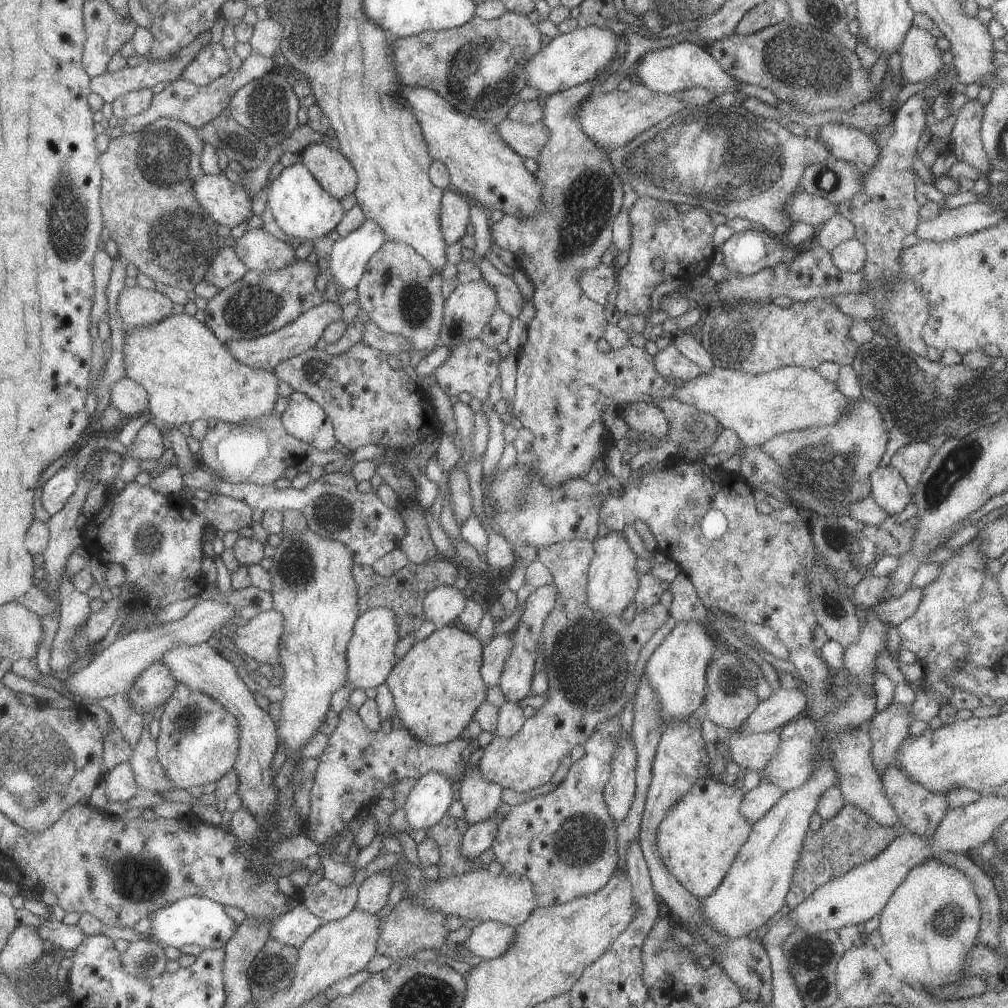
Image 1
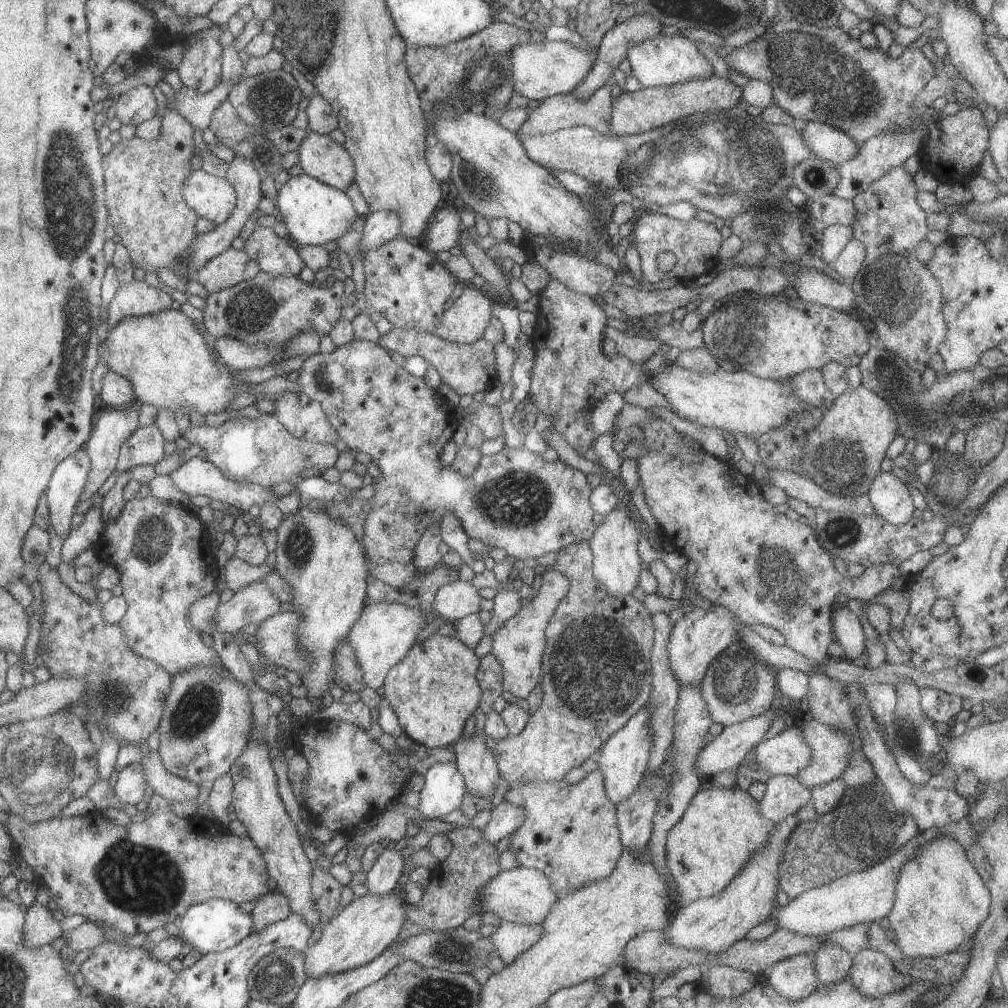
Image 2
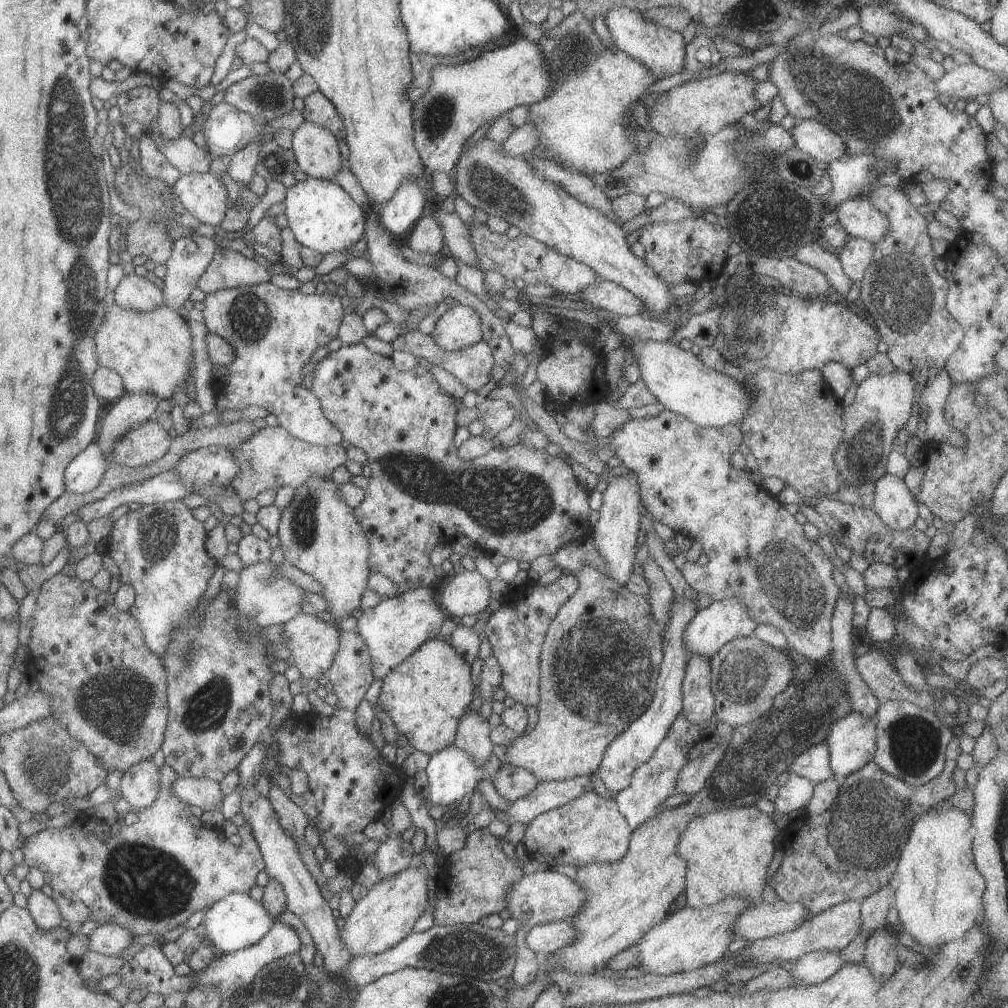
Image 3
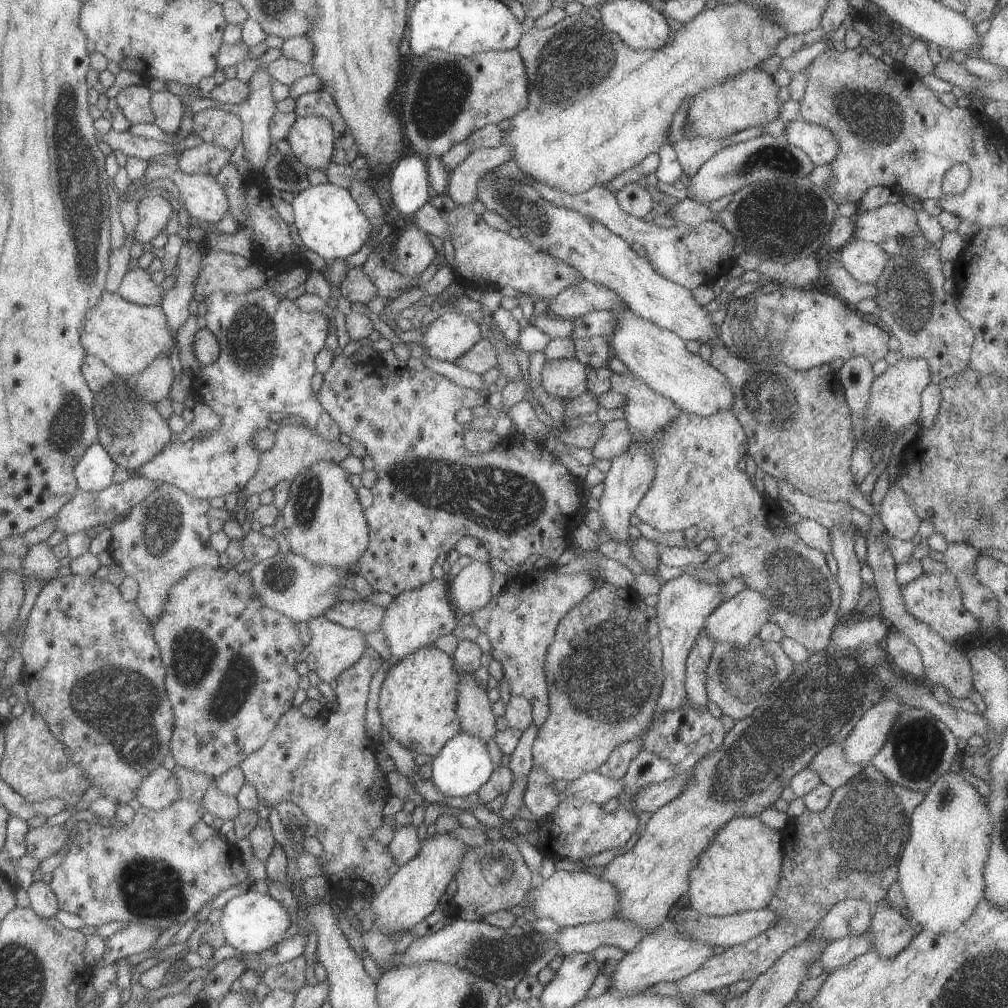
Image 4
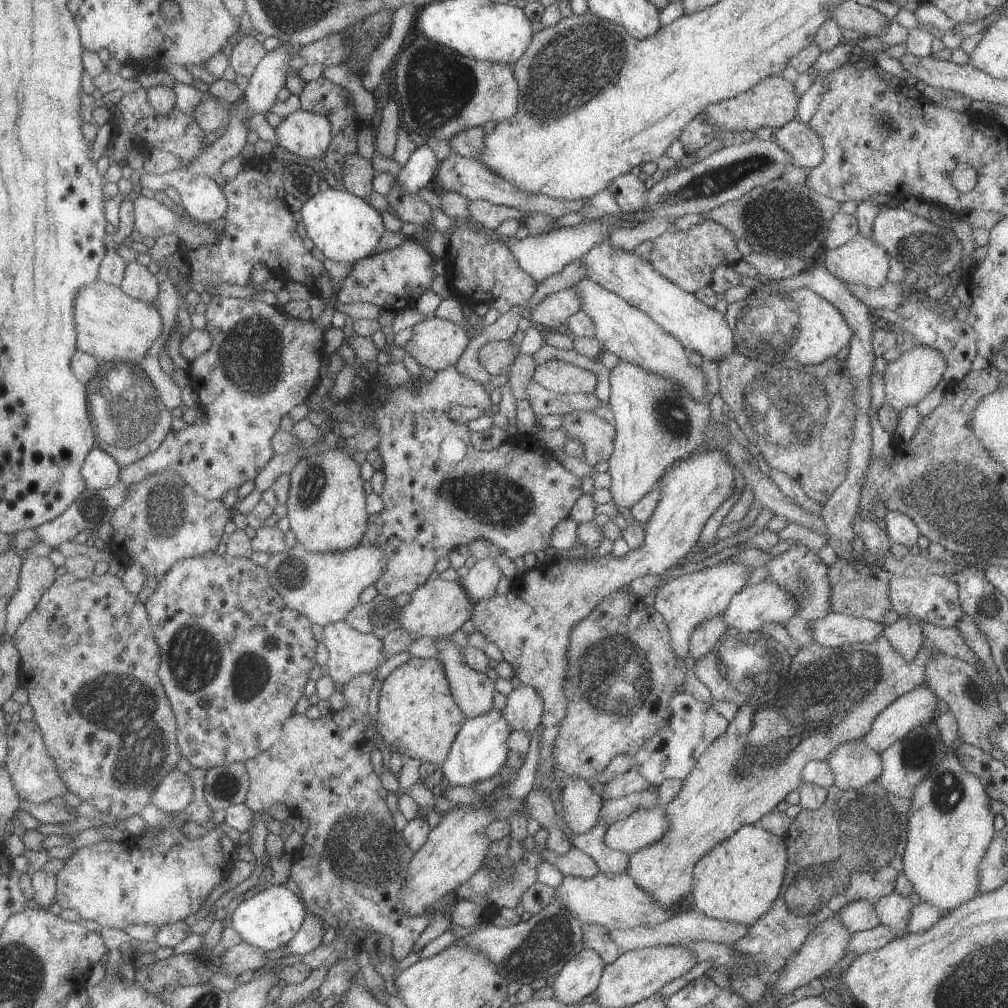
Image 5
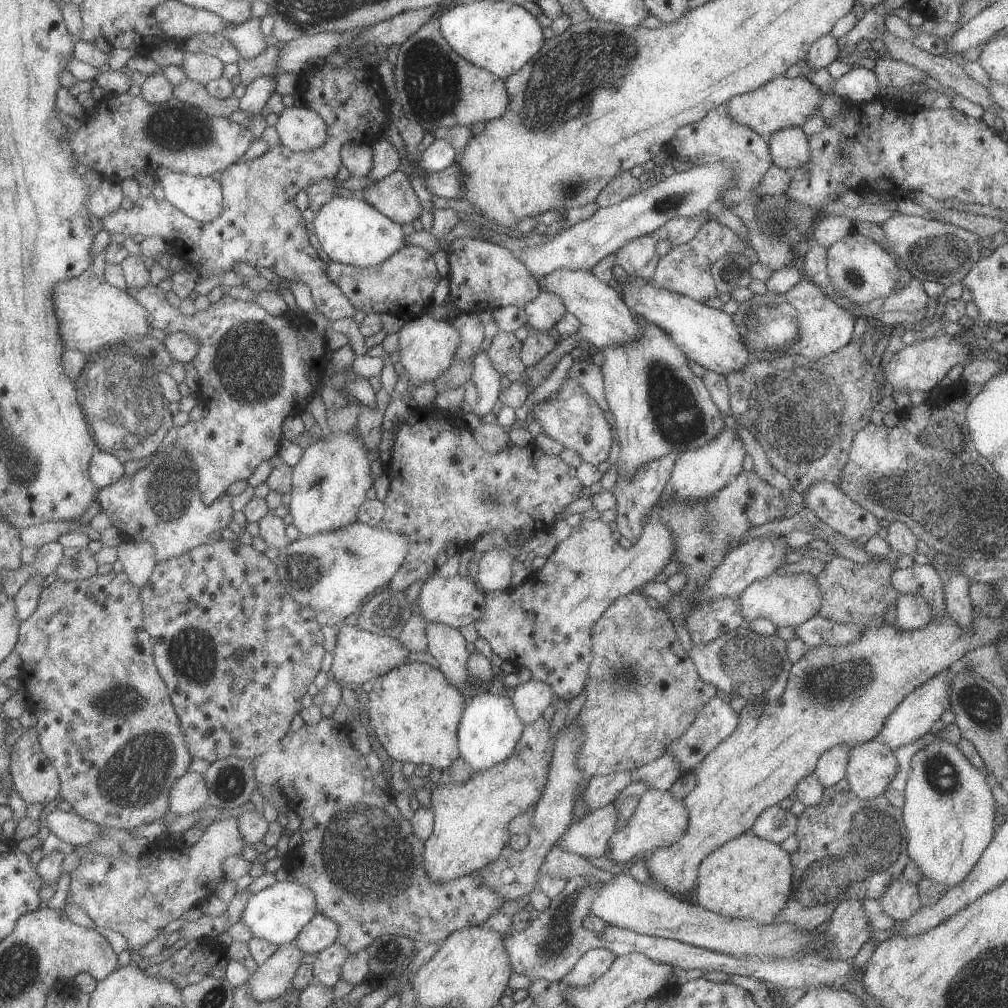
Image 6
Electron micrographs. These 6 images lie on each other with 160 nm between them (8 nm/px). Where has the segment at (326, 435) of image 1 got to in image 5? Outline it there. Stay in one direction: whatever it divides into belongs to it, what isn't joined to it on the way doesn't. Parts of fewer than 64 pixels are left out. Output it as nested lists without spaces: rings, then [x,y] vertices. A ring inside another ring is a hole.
[[[213,295],[210,303],[207,304],[205,312],[207,318],[206,330],[212,335],[212,346],[198,358],[196,361],[190,364],[188,369],[189,385],[193,391],[199,396],[200,409],[203,411],[205,421],[195,426],[188,426],[185,429],[179,431],[171,430],[167,434],[165,442],[150,454],[147,454],[144,458],[137,460],[135,463],[128,466],[121,467],[119,472],[119,480],[125,485],[140,482],[144,480],[148,475],[158,472],[160,469],[172,469],[176,471],[184,480],[202,497],[206,500],[223,500],[225,494],[232,489],[238,489],[244,482],[248,480],[254,480],[258,473],[268,464],[269,447],[271,444],[271,438],[276,434],[276,431],[280,430],[280,420],[284,418],[295,406],[298,404],[306,403],[308,397],[312,397],[315,391],[316,385],[320,380],[320,366],[323,365],[325,354],[325,332],[314,324],[314,321],[305,321],[297,319],[286,314],[281,307],[266,304],[262,301],[255,301],[254,299],[241,299],[238,297],[223,297],[220,295]]]

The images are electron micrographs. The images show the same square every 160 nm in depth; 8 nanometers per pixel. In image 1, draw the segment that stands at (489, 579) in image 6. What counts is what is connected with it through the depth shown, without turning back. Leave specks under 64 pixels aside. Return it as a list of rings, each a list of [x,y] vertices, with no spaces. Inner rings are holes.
[[[438,585],[425,596],[425,617],[438,629],[453,624],[465,609],[468,596],[469,591],[462,592],[456,586]]]

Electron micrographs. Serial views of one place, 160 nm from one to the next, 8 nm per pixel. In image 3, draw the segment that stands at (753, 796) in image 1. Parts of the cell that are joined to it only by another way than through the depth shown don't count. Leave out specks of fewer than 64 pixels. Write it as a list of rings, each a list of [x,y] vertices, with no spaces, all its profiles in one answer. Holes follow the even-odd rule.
[[[790,772],[787,782],[779,788],[779,794],[773,801],[776,813],[788,814],[792,810],[802,808],[812,798],[815,783],[809,778],[801,777],[795,772]]]

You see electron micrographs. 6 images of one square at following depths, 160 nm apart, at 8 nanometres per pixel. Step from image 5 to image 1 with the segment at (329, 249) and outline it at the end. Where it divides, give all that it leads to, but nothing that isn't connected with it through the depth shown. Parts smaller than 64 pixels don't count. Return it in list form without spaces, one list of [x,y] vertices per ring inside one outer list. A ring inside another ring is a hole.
[[[301,162],[284,167],[270,188],[267,208],[273,211],[278,226],[290,238],[318,240],[332,232],[343,219],[345,208],[341,200],[332,196]]]

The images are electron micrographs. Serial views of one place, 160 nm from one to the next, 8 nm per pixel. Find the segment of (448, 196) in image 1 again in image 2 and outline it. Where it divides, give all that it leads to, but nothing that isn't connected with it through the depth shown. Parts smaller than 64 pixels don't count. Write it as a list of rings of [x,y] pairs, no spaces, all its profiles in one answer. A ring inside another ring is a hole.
[[[456,208],[437,210],[429,222],[428,230],[421,244],[433,254],[454,248],[464,230],[460,221],[460,211]]]

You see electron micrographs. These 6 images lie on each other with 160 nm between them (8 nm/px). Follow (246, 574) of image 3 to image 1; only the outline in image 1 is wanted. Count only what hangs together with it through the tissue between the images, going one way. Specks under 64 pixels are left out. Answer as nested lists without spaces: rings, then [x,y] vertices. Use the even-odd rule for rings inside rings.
[[[208,598],[200,599],[184,618],[168,621],[166,624],[149,629],[138,629],[117,638],[115,642],[88,663],[88,666],[68,676],[64,681],[63,694],[77,694],[100,700],[105,696],[125,693],[150,663],[160,661],[161,656],[172,649],[182,649],[186,645],[206,643],[211,636],[219,636],[221,628],[231,626],[232,620],[238,615],[238,609],[230,603],[223,603]]]

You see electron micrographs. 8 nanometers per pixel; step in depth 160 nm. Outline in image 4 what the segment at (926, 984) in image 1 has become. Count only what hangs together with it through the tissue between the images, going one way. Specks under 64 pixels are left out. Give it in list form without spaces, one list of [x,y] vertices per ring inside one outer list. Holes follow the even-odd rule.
[[[960,769],[955,770],[940,776],[928,790],[926,798],[912,814],[910,838],[898,866],[898,884],[906,898],[906,907],[912,913],[913,923],[921,925],[920,930],[932,934],[950,934],[960,928],[985,899],[984,864],[992,844],[993,820],[985,798],[967,779],[967,774]]]

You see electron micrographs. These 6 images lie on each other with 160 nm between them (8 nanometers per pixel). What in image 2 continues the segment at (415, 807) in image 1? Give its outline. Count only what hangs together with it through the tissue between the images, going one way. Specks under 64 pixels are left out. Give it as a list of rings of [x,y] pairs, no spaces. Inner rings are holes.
[[[455,762],[434,763],[424,775],[418,810],[428,819],[441,819],[460,808],[467,788]]]

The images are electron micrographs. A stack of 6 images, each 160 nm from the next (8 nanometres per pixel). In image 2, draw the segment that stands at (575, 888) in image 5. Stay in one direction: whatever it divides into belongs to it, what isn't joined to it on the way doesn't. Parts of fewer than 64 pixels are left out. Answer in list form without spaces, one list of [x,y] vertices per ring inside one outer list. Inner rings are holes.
[[[530,867],[502,870],[484,888],[481,893],[481,907],[484,912],[495,912],[503,922],[521,925],[541,925],[550,914],[554,903],[561,895],[555,891],[551,880],[543,872]]]

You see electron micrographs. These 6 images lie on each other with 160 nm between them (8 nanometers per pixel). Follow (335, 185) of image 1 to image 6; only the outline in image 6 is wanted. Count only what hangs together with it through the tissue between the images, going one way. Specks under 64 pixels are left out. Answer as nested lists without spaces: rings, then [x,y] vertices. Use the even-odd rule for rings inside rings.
[[[308,106],[286,107],[276,123],[281,144],[293,151],[308,152],[318,148],[327,137],[325,120]]]

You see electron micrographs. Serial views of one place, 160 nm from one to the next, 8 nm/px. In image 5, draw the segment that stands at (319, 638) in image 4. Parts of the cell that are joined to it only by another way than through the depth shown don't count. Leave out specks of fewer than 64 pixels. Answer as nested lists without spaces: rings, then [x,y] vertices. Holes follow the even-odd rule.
[[[346,621],[327,624],[324,627],[323,643],[328,649],[328,670],[334,682],[349,683],[355,676],[374,673],[388,659],[382,639],[370,633],[361,633]]]

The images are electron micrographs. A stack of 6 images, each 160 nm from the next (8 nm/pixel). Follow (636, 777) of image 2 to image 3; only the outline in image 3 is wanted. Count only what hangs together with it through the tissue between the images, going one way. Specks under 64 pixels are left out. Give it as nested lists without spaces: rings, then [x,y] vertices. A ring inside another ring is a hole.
[[[674,597],[669,608],[669,619],[663,630],[663,659],[660,674],[648,710],[637,718],[622,734],[619,734],[607,747],[597,774],[614,796],[630,783],[633,772],[644,764],[658,748],[660,741],[669,733],[670,725],[683,709],[683,680],[687,662],[691,655],[684,642],[688,624],[698,614],[696,599]]]

